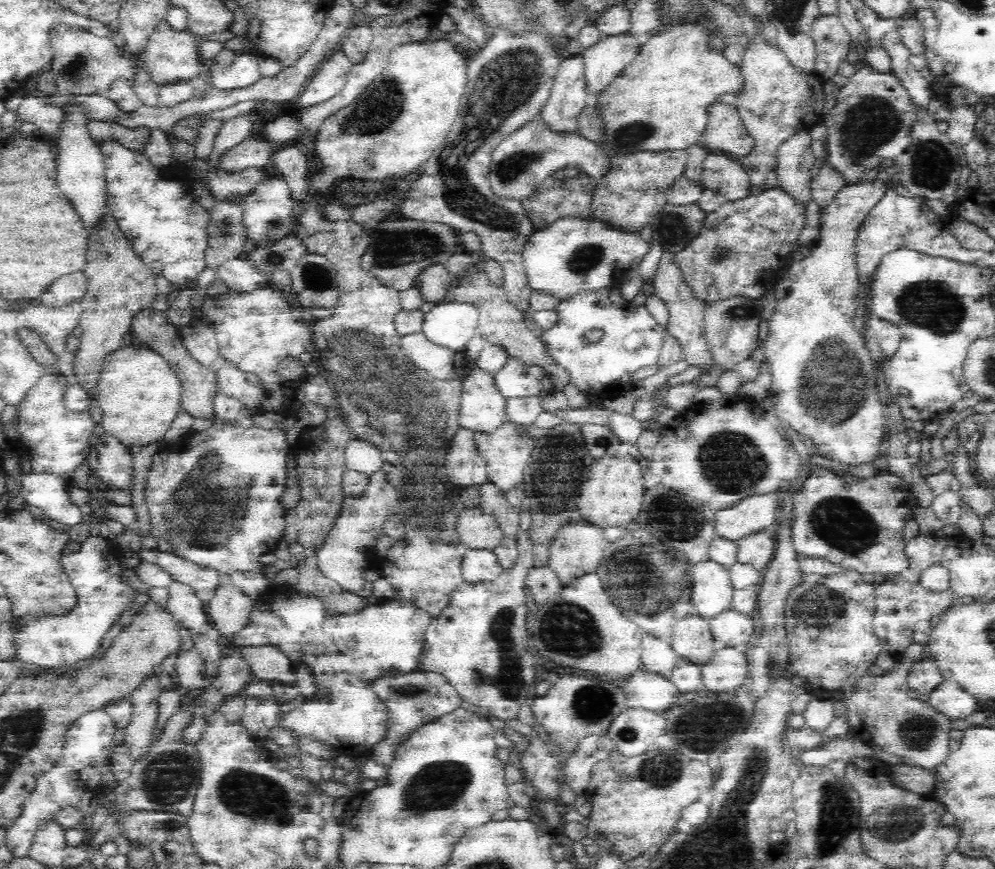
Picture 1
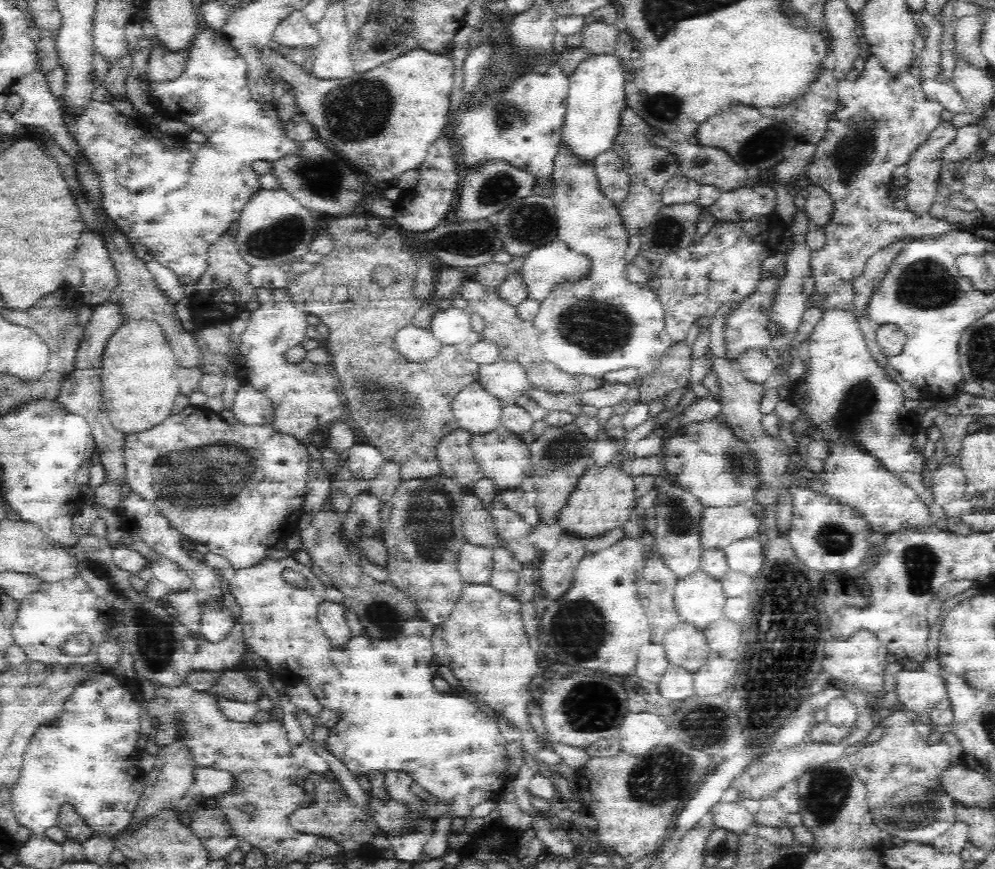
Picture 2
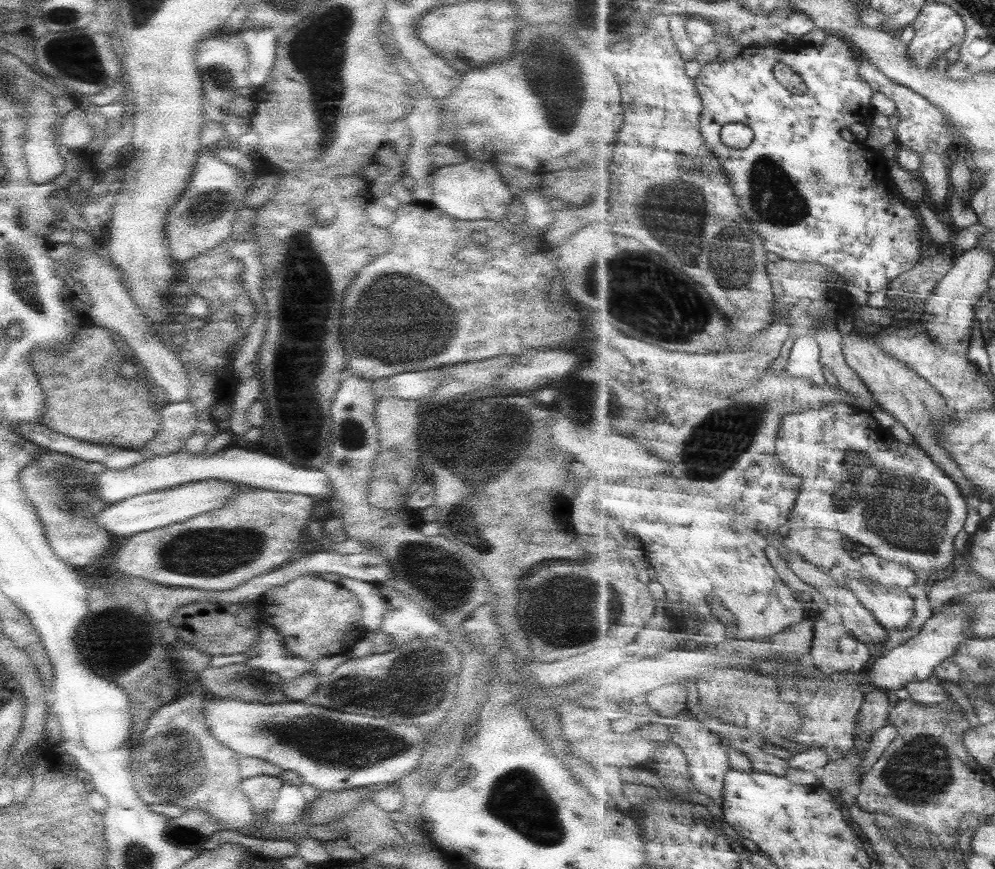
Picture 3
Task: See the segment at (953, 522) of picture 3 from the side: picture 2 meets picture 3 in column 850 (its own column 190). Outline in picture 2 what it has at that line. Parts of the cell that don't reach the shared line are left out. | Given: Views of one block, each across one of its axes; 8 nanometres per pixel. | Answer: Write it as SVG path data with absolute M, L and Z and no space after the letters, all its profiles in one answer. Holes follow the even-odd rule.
M189 405L182 412L167 416L161 423L148 430L126 435L124 457L127 471L126 482L130 486L131 492L139 494L143 499L155 504L160 514L170 521L170 525L174 529L180 531L182 535L190 538L193 542L206 545L209 552L227 558L235 570L254 566L254 563L260 562L266 556L268 549L274 547L279 540L283 540L288 533L297 528L304 514L302 504L304 504L304 494L306 494L306 484L310 469L308 447L294 437L294 435L282 434L274 429L272 425L244 426L238 423L236 426L230 426L221 419L219 413L209 412L200 407Z

